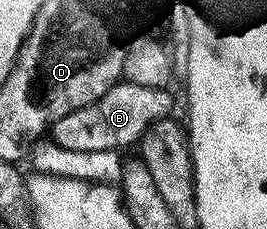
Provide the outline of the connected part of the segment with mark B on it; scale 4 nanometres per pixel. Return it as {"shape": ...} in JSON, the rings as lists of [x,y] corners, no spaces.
{"shape":[[[117,84],[95,105],[87,105],[71,117],[63,117],[53,127],[52,142],[60,147],[81,153],[103,153],[107,151],[124,152],[124,147],[136,148],[146,133],[157,123],[174,118],[177,103],[173,100],[172,90],[143,89],[143,85]]]}

